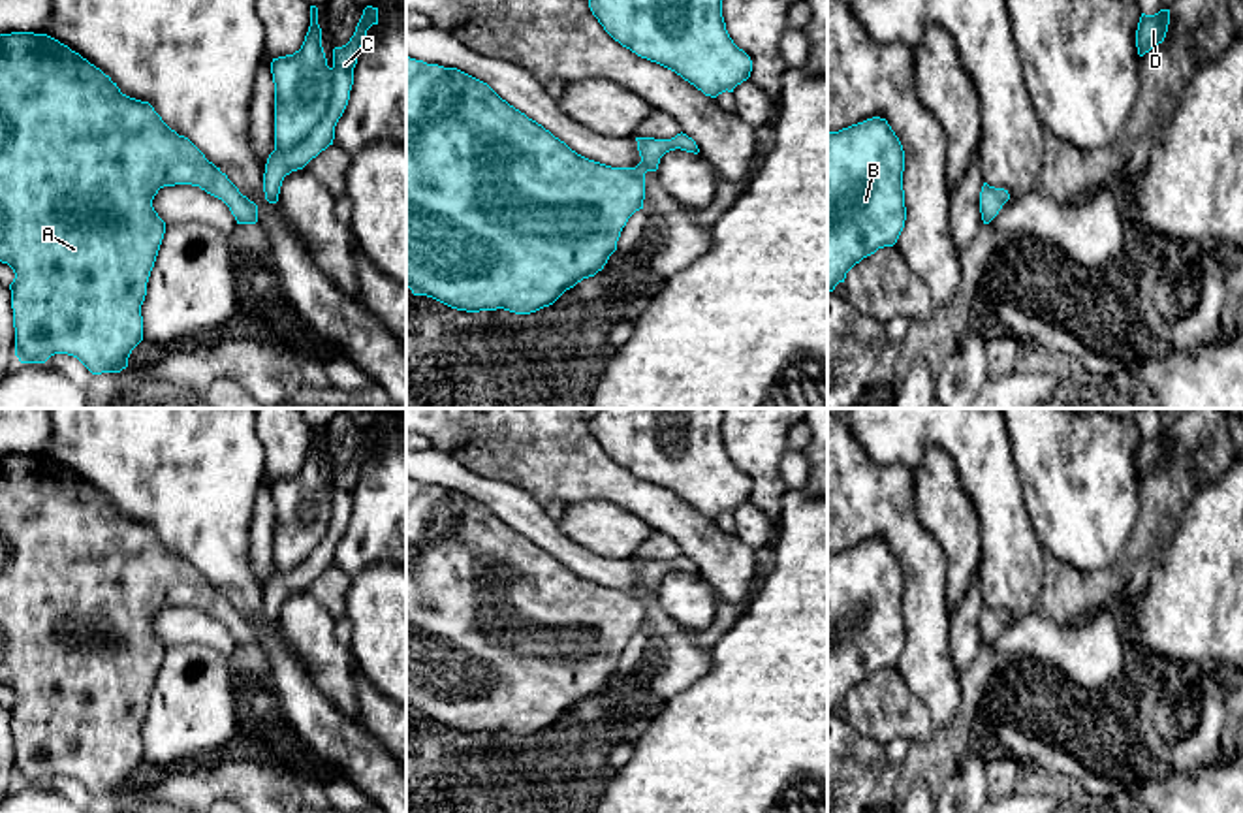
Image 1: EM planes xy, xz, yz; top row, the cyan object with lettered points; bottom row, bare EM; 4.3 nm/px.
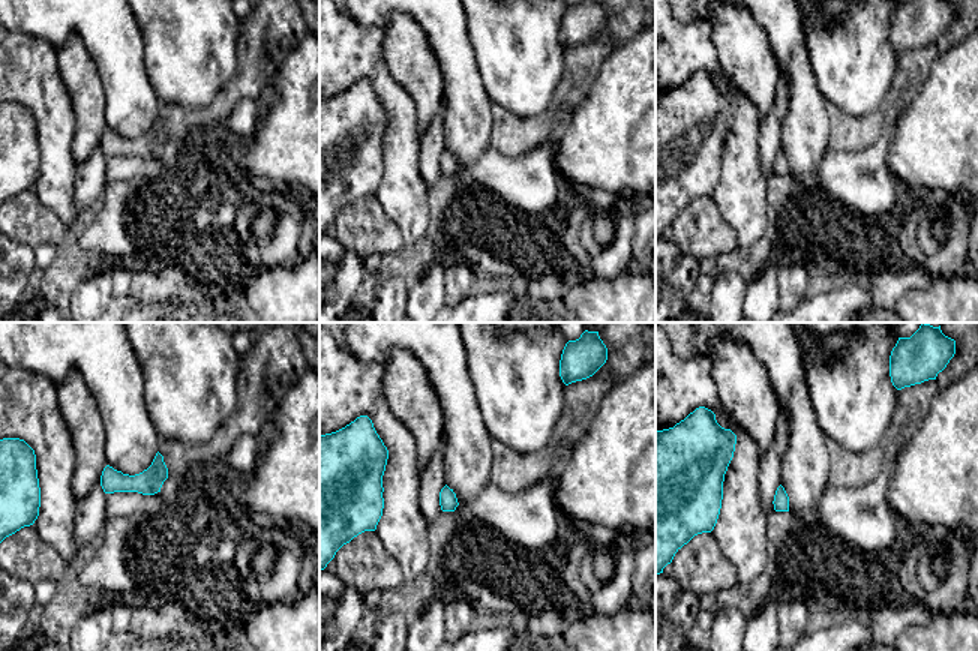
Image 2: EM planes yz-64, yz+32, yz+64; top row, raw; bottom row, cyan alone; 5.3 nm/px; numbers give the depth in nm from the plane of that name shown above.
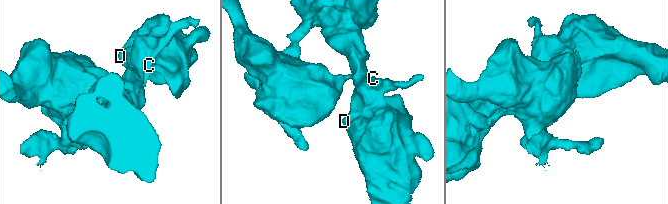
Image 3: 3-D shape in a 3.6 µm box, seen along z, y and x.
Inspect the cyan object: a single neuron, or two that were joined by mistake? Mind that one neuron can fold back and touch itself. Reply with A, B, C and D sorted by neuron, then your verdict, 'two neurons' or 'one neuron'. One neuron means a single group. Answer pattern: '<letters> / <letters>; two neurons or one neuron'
A / B C D; two neurons

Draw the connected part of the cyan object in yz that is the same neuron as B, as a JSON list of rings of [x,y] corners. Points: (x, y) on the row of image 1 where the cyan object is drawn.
[[[886,119],[827,134],[827,294],[863,258],[893,247],[905,228],[905,151]]]

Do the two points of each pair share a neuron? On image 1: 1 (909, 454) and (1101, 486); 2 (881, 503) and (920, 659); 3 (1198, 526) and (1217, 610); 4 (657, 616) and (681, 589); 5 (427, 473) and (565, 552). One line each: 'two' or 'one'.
1: two
2: one
3: one
4: two
5: one

